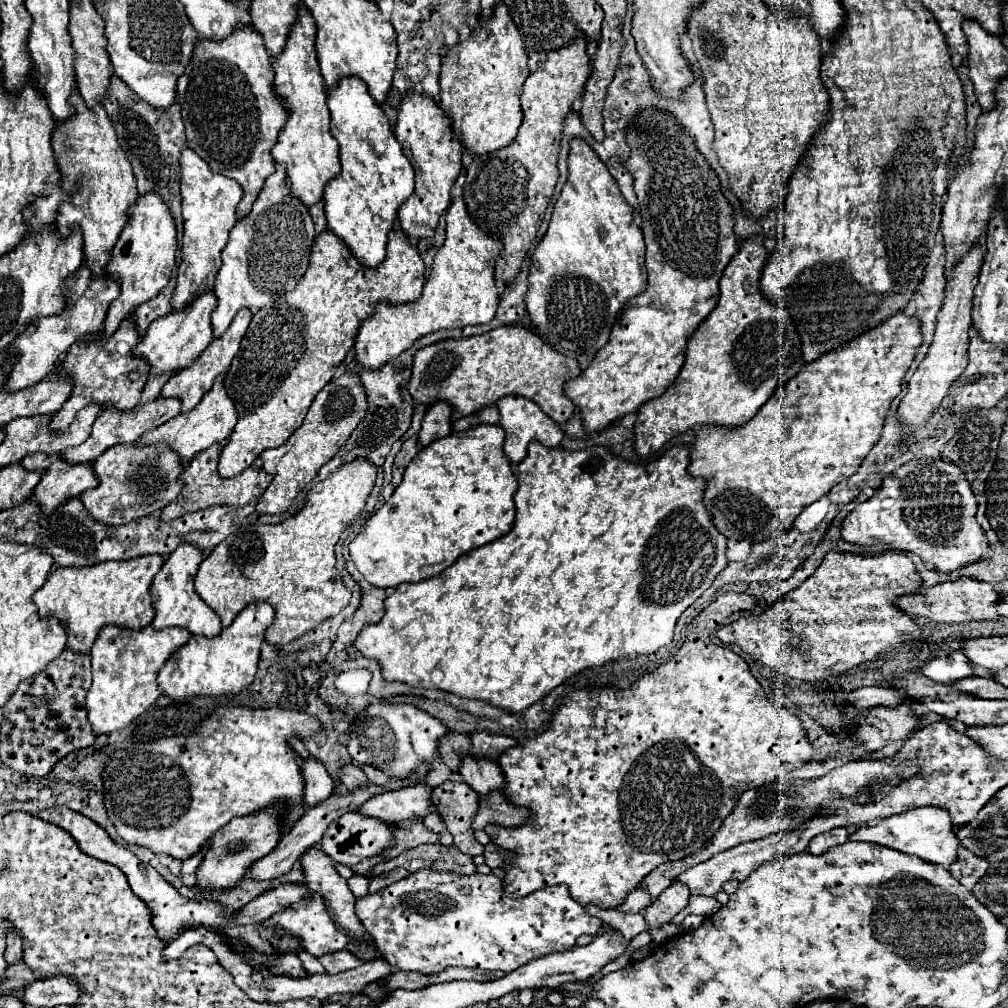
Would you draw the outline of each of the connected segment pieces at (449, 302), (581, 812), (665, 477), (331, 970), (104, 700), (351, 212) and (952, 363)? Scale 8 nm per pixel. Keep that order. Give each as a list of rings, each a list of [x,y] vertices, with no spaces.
[[[455,197],[447,209],[447,237],[439,247],[431,273],[425,281],[423,293],[411,303],[389,303],[379,301],[373,315],[369,315],[355,339],[357,361],[363,367],[377,369],[387,361],[395,359],[399,353],[407,351],[419,337],[435,333],[439,329],[455,329],[465,325],[489,323],[495,317],[499,305],[499,293],[495,287],[495,259],[501,253],[501,241],[489,237],[477,229],[477,223],[469,217],[463,197]]]
[[[719,595],[691,621],[687,639],[667,663],[627,689],[591,687],[569,693],[557,707],[549,729],[499,755],[507,801],[531,811],[521,827],[485,827],[497,847],[515,853],[515,859],[503,865],[503,889],[509,897],[519,899],[547,885],[563,883],[579,905],[613,909],[655,867],[701,849],[733,811],[741,793],[799,769],[811,759],[813,745],[807,741],[801,721],[769,701],[737,653],[709,641],[725,617],[753,607],[751,595]]]
[[[537,441],[529,443],[527,457],[517,465],[517,481],[519,489],[515,493],[517,517],[513,529],[457,559],[439,577],[423,579],[419,583],[401,583],[387,599],[385,599],[385,615],[379,623],[367,625],[355,641],[355,647],[361,655],[369,659],[377,659],[383,677],[387,681],[403,681],[413,687],[423,689],[443,689],[469,699],[483,699],[495,707],[519,713],[545,697],[551,689],[561,685],[567,677],[595,665],[603,665],[611,659],[635,659],[641,653],[655,653],[659,647],[669,645],[673,639],[675,623],[681,613],[697,601],[705,589],[713,583],[717,573],[727,567],[727,539],[717,531],[709,511],[703,503],[703,493],[707,481],[703,477],[691,477],[687,473],[689,465],[689,447],[675,445],[667,449],[657,461],[651,463],[631,463],[611,453],[609,447],[591,447],[583,451],[567,451],[561,447],[543,447]]]
[[[341,949],[337,953],[321,955],[319,963],[325,967],[327,975],[337,975],[341,971],[349,971],[349,969],[355,969],[357,965],[361,965],[361,961],[355,955],[351,955],[347,949]]]
[[[105,625],[91,649],[93,685],[87,693],[87,711],[95,735],[111,733],[127,727],[135,717],[143,715],[161,695],[157,687],[157,669],[165,659],[189,641],[187,629],[125,629],[117,625]]]
[[[355,75],[339,79],[337,87],[327,91],[327,107],[331,111],[331,135],[339,143],[339,157],[341,157],[341,173],[335,179],[331,179],[323,191],[327,227],[347,243],[347,247],[361,261],[361,265],[377,267],[385,257],[387,235],[395,225],[397,209],[401,207],[401,201],[405,201],[405,197],[413,193],[415,171],[409,159],[403,155],[401,145],[393,137],[381,105],[377,105],[377,101],[369,95],[365,81],[361,81]]]
[[[975,247],[969,249],[969,255],[961,257],[961,261],[951,269],[951,275],[945,285],[945,297],[943,305],[937,313],[937,329],[935,329],[935,339],[929,347],[929,353],[913,373],[907,395],[901,399],[899,405],[899,415],[901,421],[909,427],[921,427],[929,421],[933,415],[933,409],[939,407],[943,397],[947,395],[947,389],[951,383],[963,373],[967,367],[967,347],[969,347],[969,329],[971,329],[971,305],[973,305],[973,289],[979,281],[979,269],[983,263],[985,249]]]

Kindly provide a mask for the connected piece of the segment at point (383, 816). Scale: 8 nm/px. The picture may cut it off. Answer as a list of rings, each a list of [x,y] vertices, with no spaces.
[[[413,785],[397,791],[381,793],[365,805],[361,805],[359,813],[365,817],[375,817],[385,823],[397,823],[403,819],[423,819],[433,811],[431,803],[431,787],[429,785]]]

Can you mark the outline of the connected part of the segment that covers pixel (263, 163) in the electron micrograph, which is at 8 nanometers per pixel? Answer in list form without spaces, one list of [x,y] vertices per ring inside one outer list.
[[[249,25],[249,29],[237,29],[237,33],[231,33],[225,41],[197,41],[193,57],[177,81],[177,101],[181,103],[187,145],[199,153],[199,157],[203,157],[213,171],[235,179],[243,187],[243,199],[237,207],[239,219],[251,211],[265,179],[275,171],[271,149],[277,143],[277,135],[287,119],[283,103],[277,101],[273,93],[273,71],[269,63],[271,59],[261,35]]]

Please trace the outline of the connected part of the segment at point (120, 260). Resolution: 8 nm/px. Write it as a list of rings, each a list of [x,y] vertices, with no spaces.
[[[145,193],[137,197],[133,209],[129,211],[129,225],[121,233],[117,245],[113,247],[111,261],[107,265],[107,273],[121,283],[121,293],[109,305],[107,319],[103,325],[105,337],[113,335],[119,323],[125,317],[129,317],[135,311],[135,307],[153,299],[169,283],[171,269],[175,265],[175,251],[177,251],[175,221],[165,201],[161,201],[157,193]]]

